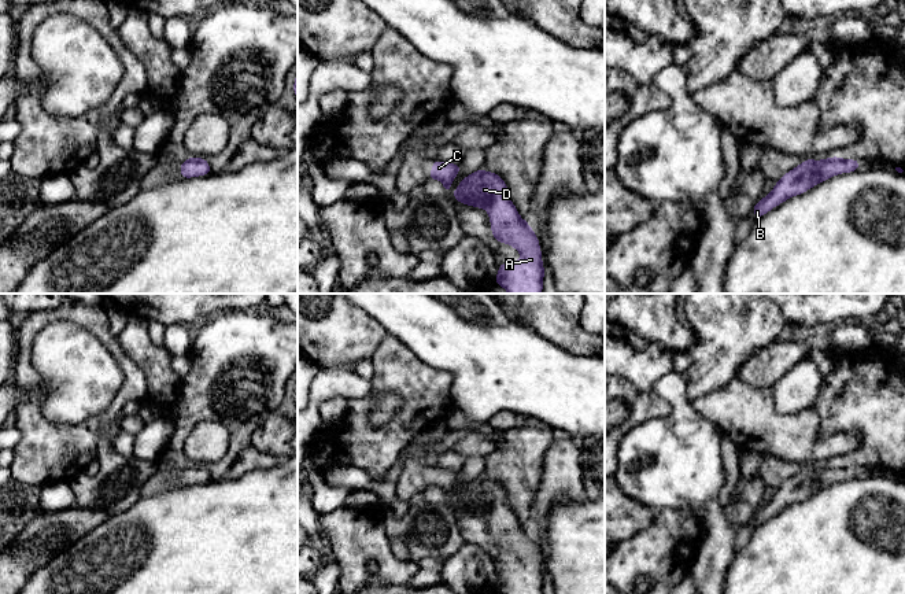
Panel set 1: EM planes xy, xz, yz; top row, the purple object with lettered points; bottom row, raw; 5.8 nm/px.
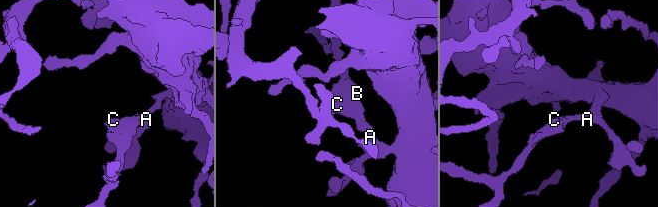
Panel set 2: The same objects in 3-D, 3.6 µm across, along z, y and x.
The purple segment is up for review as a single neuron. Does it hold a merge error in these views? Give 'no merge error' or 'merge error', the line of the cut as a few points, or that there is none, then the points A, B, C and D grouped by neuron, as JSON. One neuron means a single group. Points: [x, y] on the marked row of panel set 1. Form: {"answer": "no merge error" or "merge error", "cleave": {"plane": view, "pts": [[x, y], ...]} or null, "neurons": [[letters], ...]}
{"answer": "no merge error", "cleave": null, "neurons": [["A", "B", "C", "D"]]}

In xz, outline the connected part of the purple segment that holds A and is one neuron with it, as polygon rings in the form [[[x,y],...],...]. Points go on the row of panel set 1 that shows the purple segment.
[[[433,161],[428,180],[439,180],[446,193],[451,193],[459,204],[484,209],[490,215],[491,233],[499,243],[514,247],[521,261],[502,262],[495,284],[509,294],[542,294],[544,266],[536,233],[522,219],[509,198],[503,178],[481,167],[466,176],[452,193],[451,181],[461,170],[461,163]]]

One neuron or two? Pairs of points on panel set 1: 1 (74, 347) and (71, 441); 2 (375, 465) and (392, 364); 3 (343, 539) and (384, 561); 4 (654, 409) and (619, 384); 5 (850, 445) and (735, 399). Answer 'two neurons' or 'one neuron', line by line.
1: two neurons
2: one neuron
3: one neuron
4: one neuron
5: one neuron

